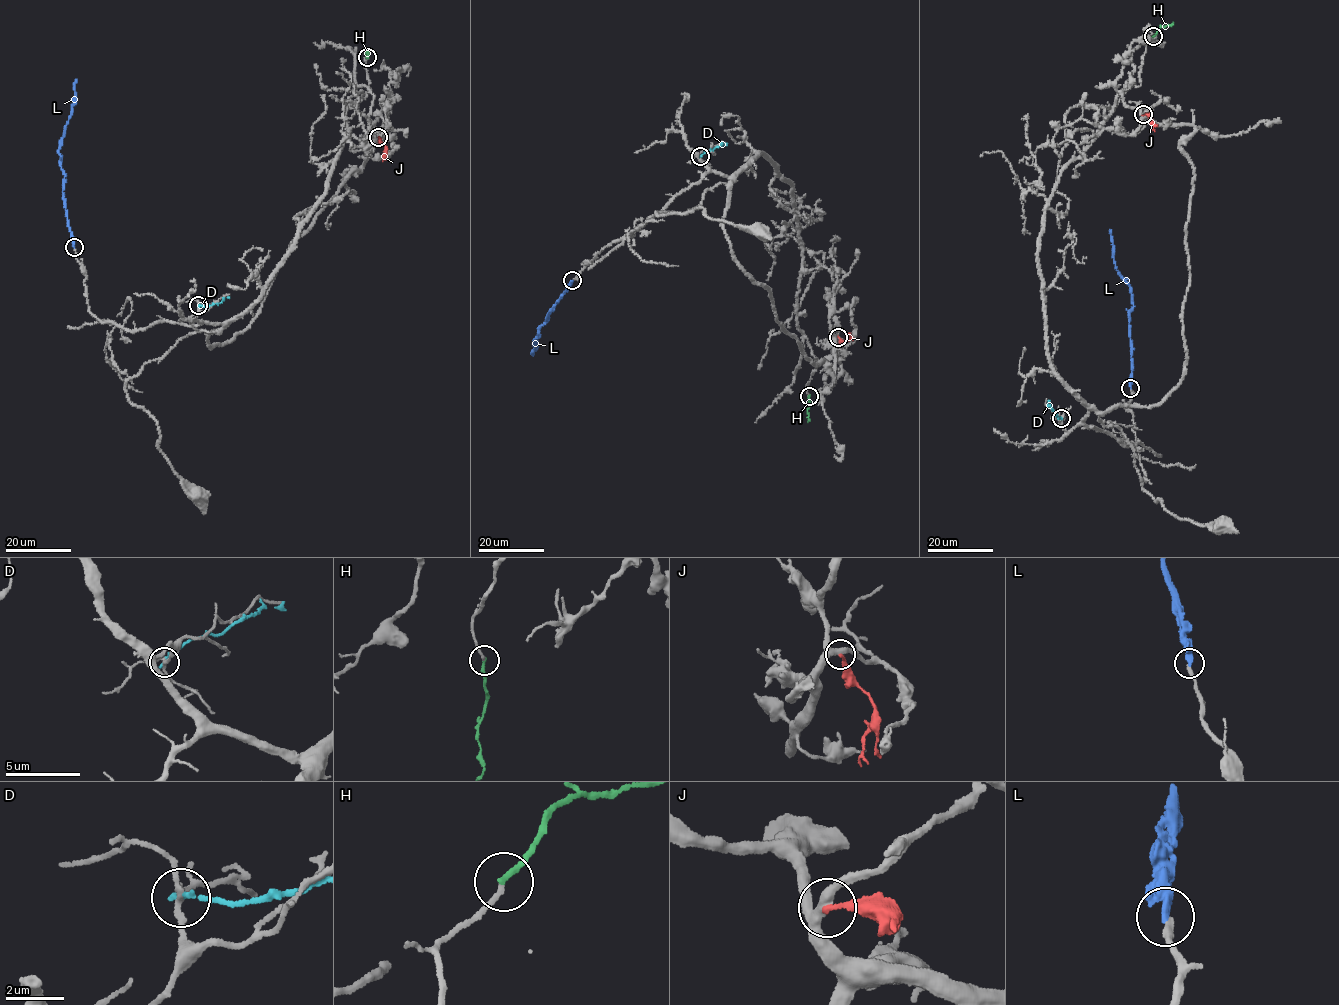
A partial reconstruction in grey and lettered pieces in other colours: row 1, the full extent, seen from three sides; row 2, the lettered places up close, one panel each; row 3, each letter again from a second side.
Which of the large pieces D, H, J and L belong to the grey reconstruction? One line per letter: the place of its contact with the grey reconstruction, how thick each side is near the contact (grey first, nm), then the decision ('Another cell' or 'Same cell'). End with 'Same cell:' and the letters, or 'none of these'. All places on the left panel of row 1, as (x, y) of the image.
D: Touches grey at (198, 305). Thickness 180 nm (grey) against 190 nm. Another cell
H: Touches grey at (367, 57). Thickness 170 nm (grey) against 190 nm. Same cell
J: Touches grey at (378, 137). Thickness 340 nm (grey) against 220 nm. Another cell
L: Touches grey at (74, 247). Thickness 280 nm (grey) against 360 nm. Another cell
Same cell: H

